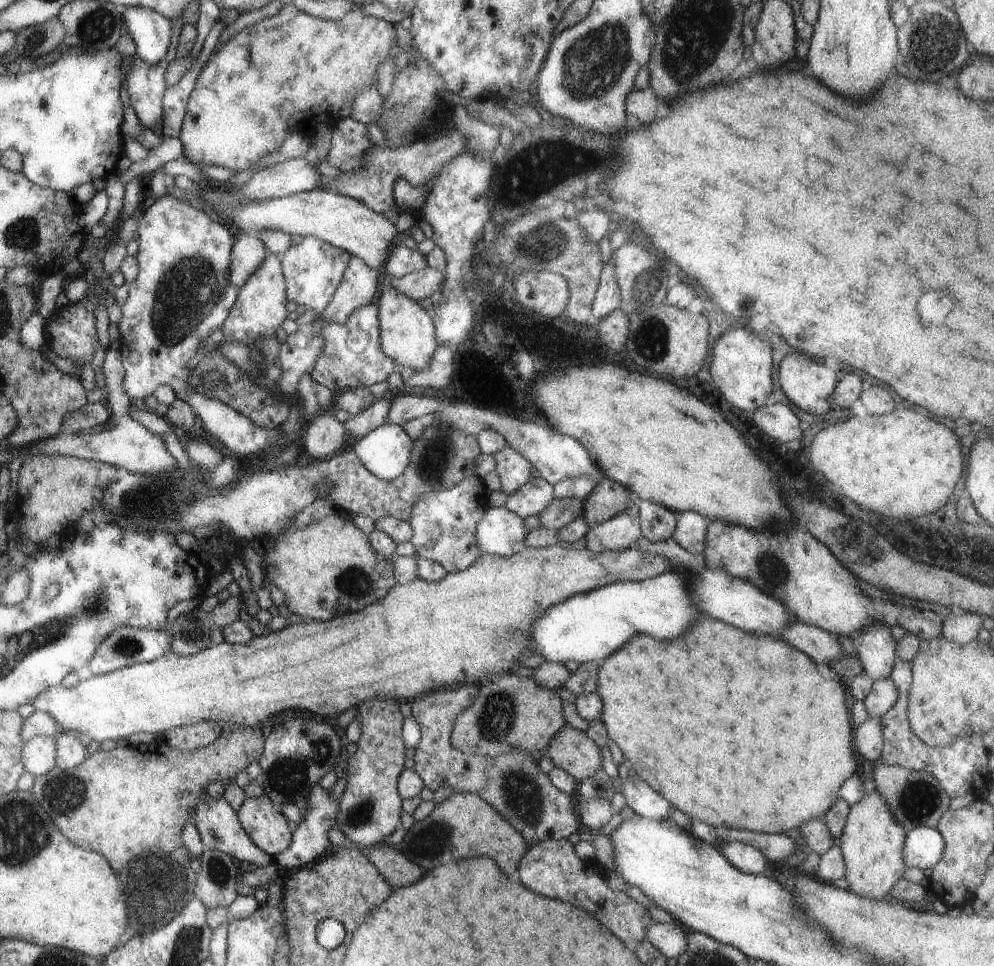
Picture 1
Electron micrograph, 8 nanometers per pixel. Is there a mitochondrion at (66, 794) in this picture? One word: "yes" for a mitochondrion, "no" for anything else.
yes

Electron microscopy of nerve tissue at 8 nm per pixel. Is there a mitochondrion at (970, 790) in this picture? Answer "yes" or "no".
no

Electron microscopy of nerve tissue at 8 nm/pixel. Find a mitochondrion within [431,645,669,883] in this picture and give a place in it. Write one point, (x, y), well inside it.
(522, 796)

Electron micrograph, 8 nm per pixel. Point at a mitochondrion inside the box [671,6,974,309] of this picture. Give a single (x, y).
(935, 40)

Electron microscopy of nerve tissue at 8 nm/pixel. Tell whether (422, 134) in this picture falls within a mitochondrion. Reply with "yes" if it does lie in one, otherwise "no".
no

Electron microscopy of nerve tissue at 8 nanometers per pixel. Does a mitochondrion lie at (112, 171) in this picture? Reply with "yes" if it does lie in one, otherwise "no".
no

